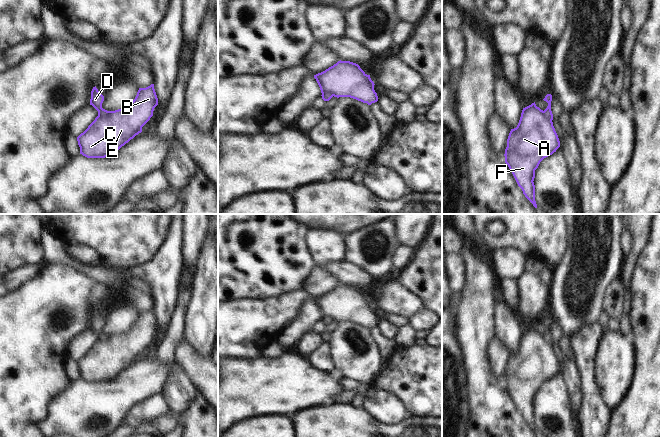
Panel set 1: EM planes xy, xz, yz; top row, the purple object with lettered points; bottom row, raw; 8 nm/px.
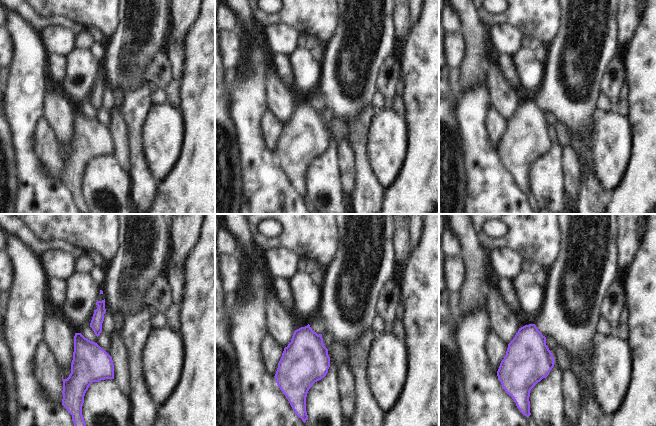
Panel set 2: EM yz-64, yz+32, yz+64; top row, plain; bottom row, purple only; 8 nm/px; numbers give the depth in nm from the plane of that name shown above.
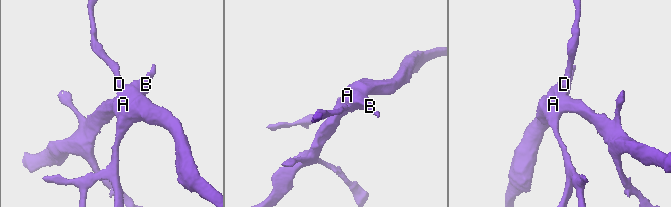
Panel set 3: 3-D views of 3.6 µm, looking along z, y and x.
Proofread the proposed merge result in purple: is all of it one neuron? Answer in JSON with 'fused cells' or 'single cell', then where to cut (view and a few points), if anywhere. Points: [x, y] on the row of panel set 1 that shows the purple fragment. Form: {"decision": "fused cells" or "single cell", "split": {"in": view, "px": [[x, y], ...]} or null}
{"decision": "fused cells", "split": {"in": "xy", "px": [[108, 111], [104, 116], [98, 115]]}}

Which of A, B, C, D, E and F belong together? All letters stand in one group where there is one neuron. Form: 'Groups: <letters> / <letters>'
Groups: A B C E F / D

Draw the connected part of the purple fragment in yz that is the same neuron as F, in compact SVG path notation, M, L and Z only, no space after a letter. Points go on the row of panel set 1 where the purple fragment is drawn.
M535 102L523 108L519 123L516 128L511 129L507 147L505 149L505 163L512 172L518 186L522 189L525 197L537 208L535 201L535 170L540 162L552 155L560 147L558 135L553 126L553 122L549 121Z

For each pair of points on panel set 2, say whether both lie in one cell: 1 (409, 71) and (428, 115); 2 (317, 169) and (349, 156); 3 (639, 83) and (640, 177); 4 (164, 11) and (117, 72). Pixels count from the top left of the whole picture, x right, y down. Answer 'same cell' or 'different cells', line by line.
1: same cell
2: different cells
3: same cell
4: same cell

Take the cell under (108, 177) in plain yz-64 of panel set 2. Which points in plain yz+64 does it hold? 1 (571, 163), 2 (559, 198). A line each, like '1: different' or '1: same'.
1: different
2: same

